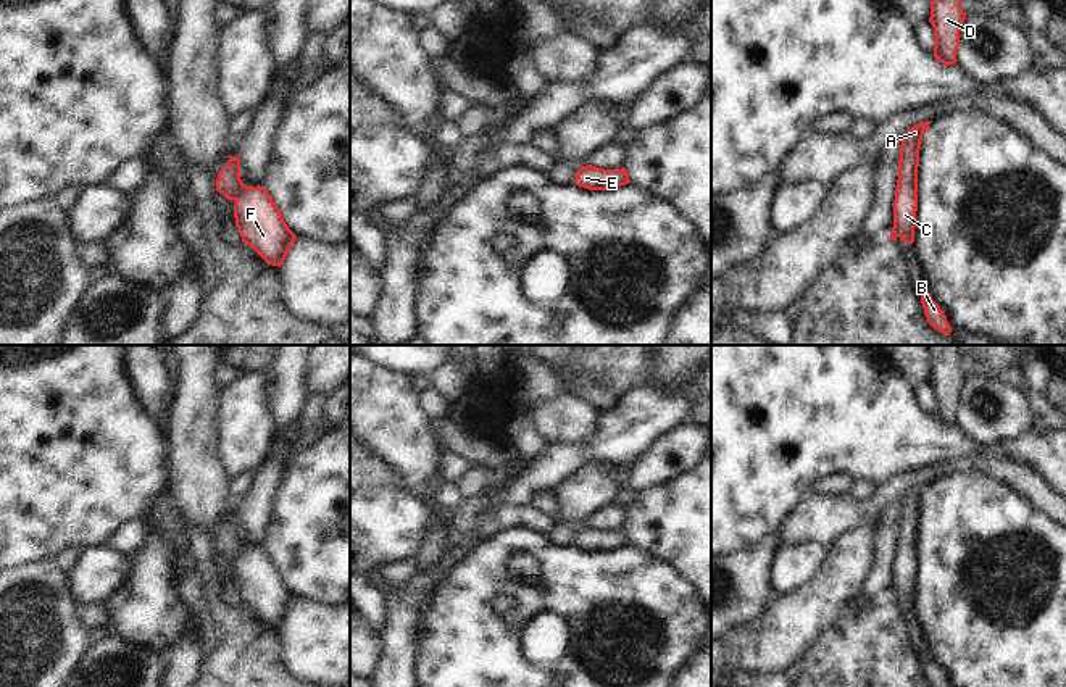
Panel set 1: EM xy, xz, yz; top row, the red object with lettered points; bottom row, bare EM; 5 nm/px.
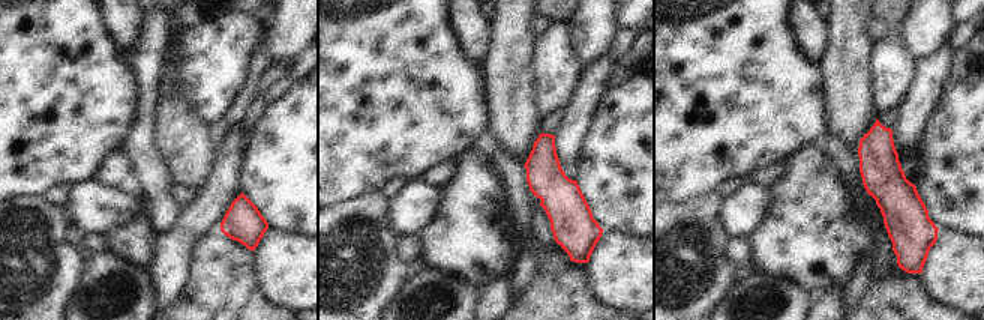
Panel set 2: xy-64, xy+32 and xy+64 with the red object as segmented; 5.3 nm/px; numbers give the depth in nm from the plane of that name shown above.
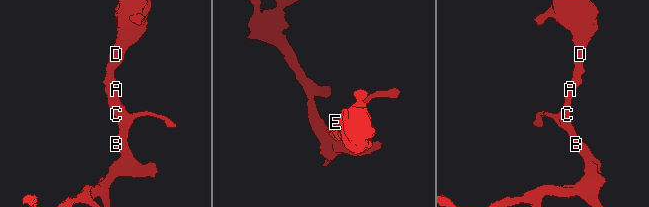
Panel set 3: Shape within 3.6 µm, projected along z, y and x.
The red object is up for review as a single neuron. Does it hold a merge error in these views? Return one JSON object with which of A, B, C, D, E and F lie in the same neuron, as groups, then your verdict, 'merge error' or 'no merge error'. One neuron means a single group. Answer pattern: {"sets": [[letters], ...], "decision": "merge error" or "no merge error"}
{"sets": [["A", "B", "C", "D", "E", "F"]], "decision": "no merge error"}

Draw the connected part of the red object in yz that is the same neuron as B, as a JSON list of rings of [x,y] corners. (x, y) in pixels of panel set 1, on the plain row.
[[[929,653],[921,656],[924,676],[931,687],[950,687],[940,668],[932,661]]]

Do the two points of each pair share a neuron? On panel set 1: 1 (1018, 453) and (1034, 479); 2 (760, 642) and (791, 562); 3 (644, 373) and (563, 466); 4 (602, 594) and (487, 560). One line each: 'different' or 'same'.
1: different
2: different
3: different
4: same

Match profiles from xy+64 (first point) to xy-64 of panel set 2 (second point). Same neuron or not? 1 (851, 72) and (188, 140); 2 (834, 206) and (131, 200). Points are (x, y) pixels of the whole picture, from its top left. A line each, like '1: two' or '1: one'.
1: one
2: two

